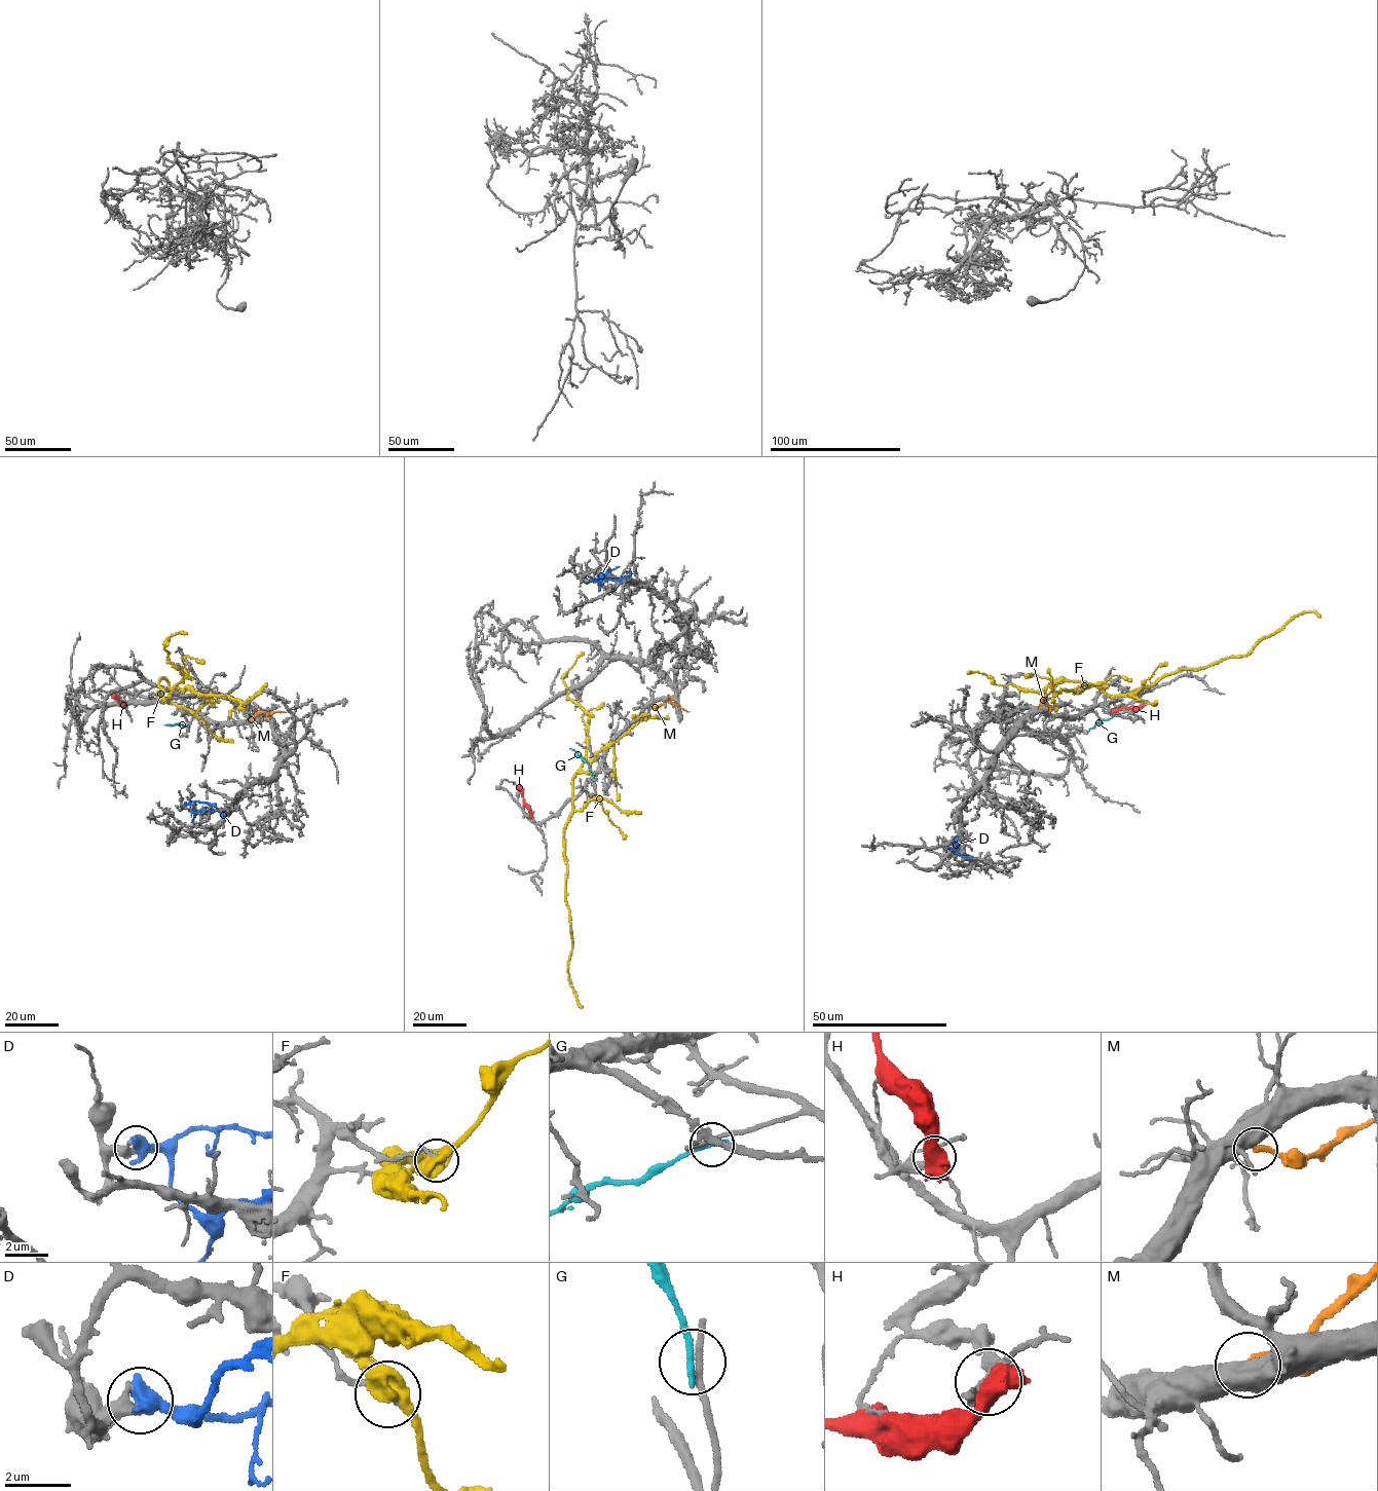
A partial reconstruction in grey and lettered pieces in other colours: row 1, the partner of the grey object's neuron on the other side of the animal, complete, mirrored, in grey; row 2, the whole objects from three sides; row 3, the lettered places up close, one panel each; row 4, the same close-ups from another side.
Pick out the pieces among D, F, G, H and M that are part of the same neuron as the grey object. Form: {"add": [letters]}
{"add": []}

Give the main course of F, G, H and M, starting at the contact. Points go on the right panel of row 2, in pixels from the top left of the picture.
F: (1136, 692), (1182, 669), (1200, 669), (1232, 657), (1244, 656), (1295, 617), (1313, 611), (1319, 614)
G: (1116, 715), (1100, 721), (1088, 732)
H: (1142, 705), (1115, 709), (1111, 712)
M: (1049, 713), (1049, 707), (1042, 700), (1052, 690)

